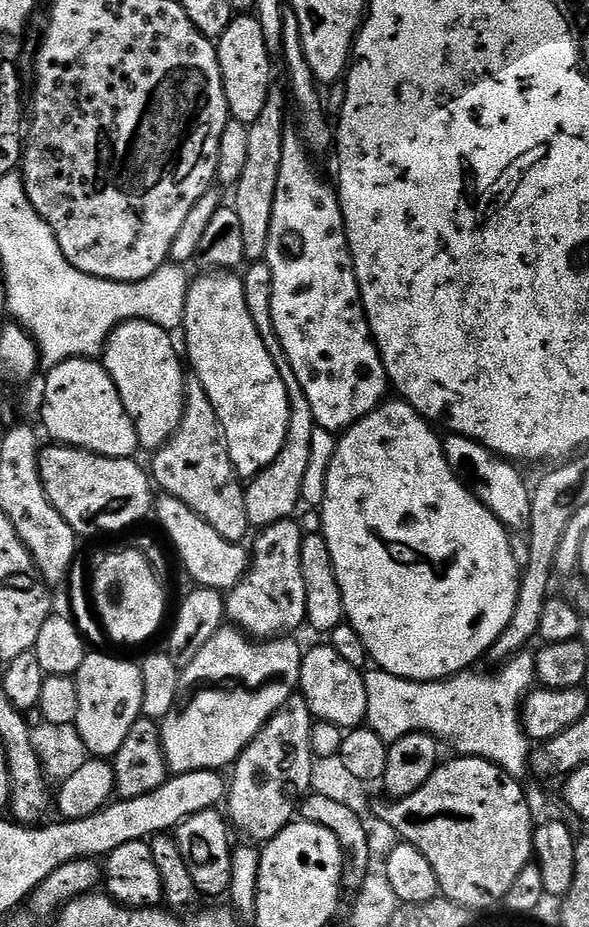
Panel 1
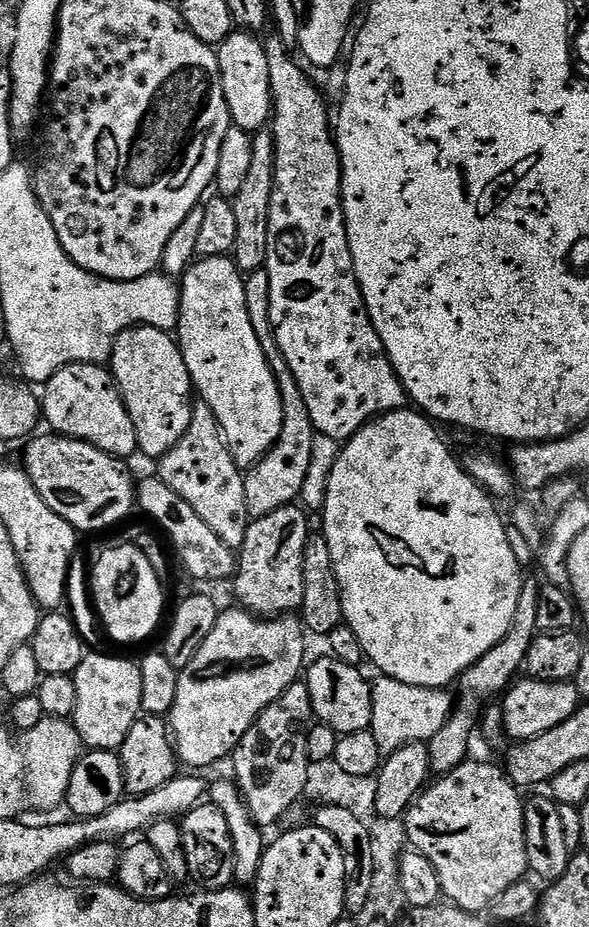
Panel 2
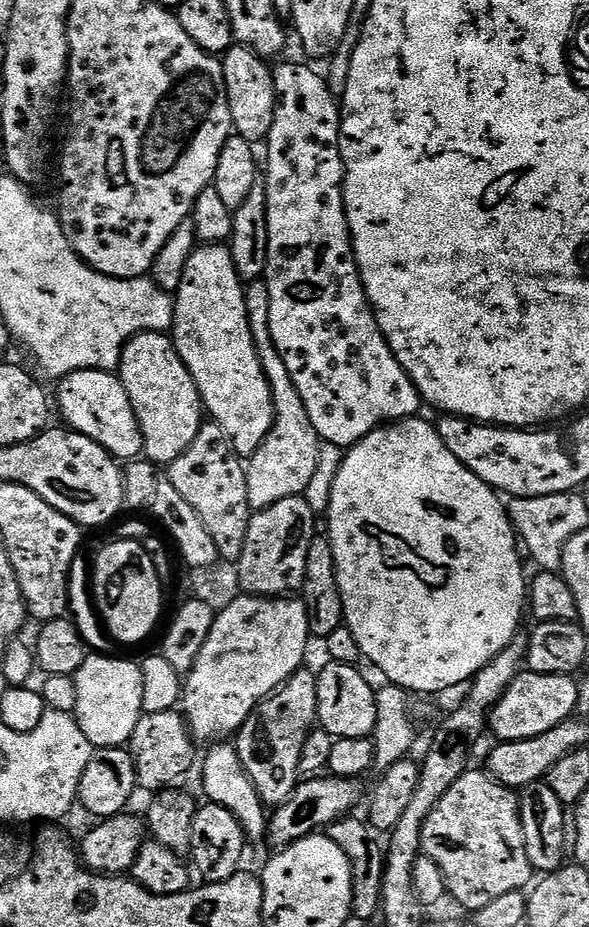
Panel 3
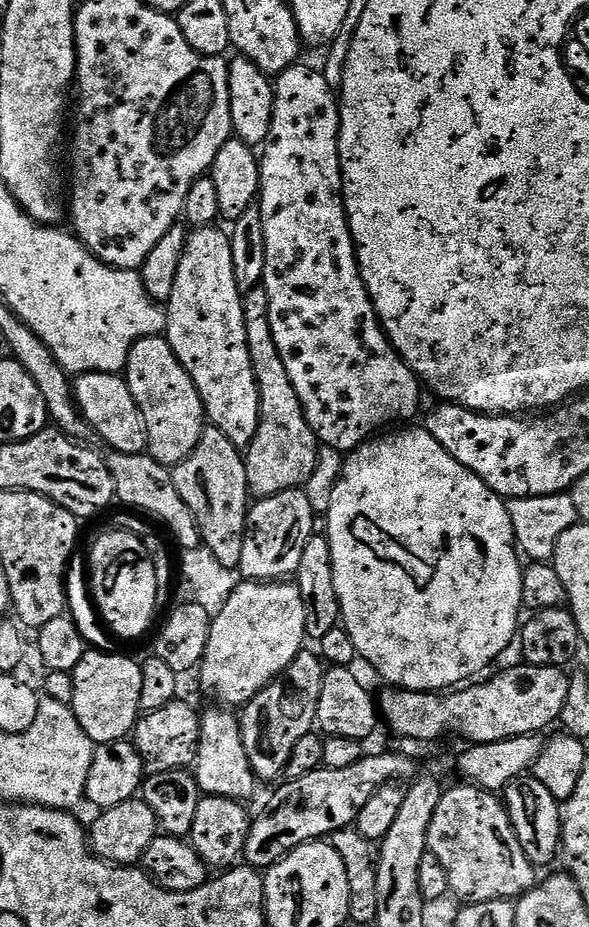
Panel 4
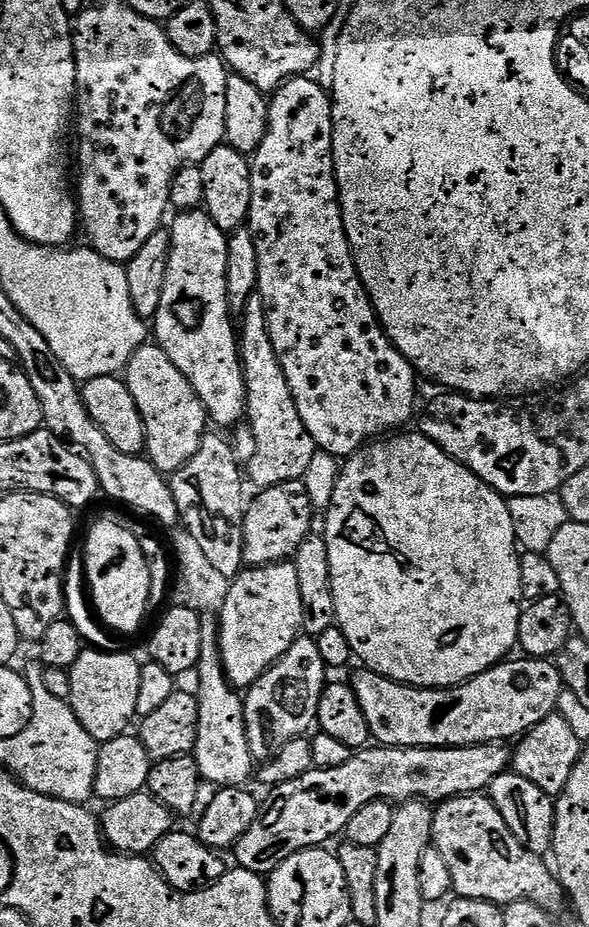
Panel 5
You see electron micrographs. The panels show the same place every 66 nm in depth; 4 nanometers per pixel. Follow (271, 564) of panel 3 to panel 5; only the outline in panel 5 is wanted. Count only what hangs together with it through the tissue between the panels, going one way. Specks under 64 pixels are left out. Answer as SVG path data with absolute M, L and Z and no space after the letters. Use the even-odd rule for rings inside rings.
M303 480L282 482L251 497L244 514L244 563L248 566L279 564L295 557L302 542L313 531L314 509Z

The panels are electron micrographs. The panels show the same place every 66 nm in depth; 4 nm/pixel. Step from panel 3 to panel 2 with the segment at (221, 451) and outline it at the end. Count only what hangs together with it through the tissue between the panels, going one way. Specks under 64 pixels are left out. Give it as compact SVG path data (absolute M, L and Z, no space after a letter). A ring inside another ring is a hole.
M197 399L192 406L192 417L186 434L165 456L158 461L158 475L178 498L190 502L190 507L226 542L226 546L238 550L242 542L246 542L246 530L250 523L246 506L245 473L234 462L228 441L224 439L224 431L218 426L218 418L214 418L214 410L206 406L206 402Z

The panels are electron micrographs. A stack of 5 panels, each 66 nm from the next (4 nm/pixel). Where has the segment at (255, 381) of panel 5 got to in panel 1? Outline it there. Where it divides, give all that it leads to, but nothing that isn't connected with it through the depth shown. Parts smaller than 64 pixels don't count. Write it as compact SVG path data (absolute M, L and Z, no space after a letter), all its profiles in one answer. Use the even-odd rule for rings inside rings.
M252 262L242 272L244 289L246 290L246 310L250 310L250 318L254 318L254 326L258 326L258 334L262 334L262 342L266 342L266 350L270 350L270 358L274 358L274 366L278 366L278 374L282 374L282 382L286 382L288 401L290 402L290 422L282 454L274 458L262 474L247 481L244 489L246 498L246 518L253 529L268 528L271 524L295 517L296 507L302 504L304 479L308 476L308 467L314 457L314 430L316 419L310 410L310 402L306 402L306 394L302 390L302 382L294 378L294 366L290 366L290 358L286 358L286 350L282 350L282 342L278 342L278 334L274 330L272 317L272 283L274 274L270 274L270 266L266 262Z

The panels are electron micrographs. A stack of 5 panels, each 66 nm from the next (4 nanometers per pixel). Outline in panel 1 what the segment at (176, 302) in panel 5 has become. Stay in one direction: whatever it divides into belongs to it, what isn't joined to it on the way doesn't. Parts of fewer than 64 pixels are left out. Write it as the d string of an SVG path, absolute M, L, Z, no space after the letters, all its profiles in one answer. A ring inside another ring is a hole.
M208 270L204 274L205 276L200 276L197 280L195 277L189 283L188 293L186 294L186 314L184 315L182 325L184 344L188 347L186 360L190 368L190 363L192 363L192 368L196 371L193 372L195 379L199 380L200 385L206 390L210 402L214 402L214 410L218 414L220 428L224 431L224 440L228 443L230 462L234 466L236 473L240 476L241 481L247 482L262 474L274 462L274 458L278 458L278 454L282 454L284 443L286 442L286 434L288 433L288 423L290 422L288 391L286 390L286 382L282 382L282 374L278 374L278 366L274 366L274 358L270 358L270 350L266 350L266 342L262 342L262 334L258 334L258 326L254 326L254 318L250 318L250 310L246 310L246 290L244 289L243 279L239 275L231 276L232 272L228 270Z

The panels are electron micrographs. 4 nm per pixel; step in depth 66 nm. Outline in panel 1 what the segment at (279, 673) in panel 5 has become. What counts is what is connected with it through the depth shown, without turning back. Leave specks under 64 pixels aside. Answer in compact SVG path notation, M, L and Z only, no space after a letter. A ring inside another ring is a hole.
M303 695L291 696L281 708L266 722L266 726L250 742L250 746L236 759L234 771L230 776L230 787L226 797L226 816L237 833L245 832L252 842L267 842L276 837L288 824L293 823L295 814L301 807L305 796L311 793L312 727L314 717L308 709Z

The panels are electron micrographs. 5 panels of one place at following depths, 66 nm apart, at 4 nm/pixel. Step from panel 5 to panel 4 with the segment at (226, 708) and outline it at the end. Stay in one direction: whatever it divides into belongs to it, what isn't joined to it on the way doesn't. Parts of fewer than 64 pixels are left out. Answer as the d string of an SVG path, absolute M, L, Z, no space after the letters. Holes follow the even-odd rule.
M215 707L201 713L198 754L194 765L196 781L203 795L248 802L258 787L258 781L246 757L239 717L225 707Z

